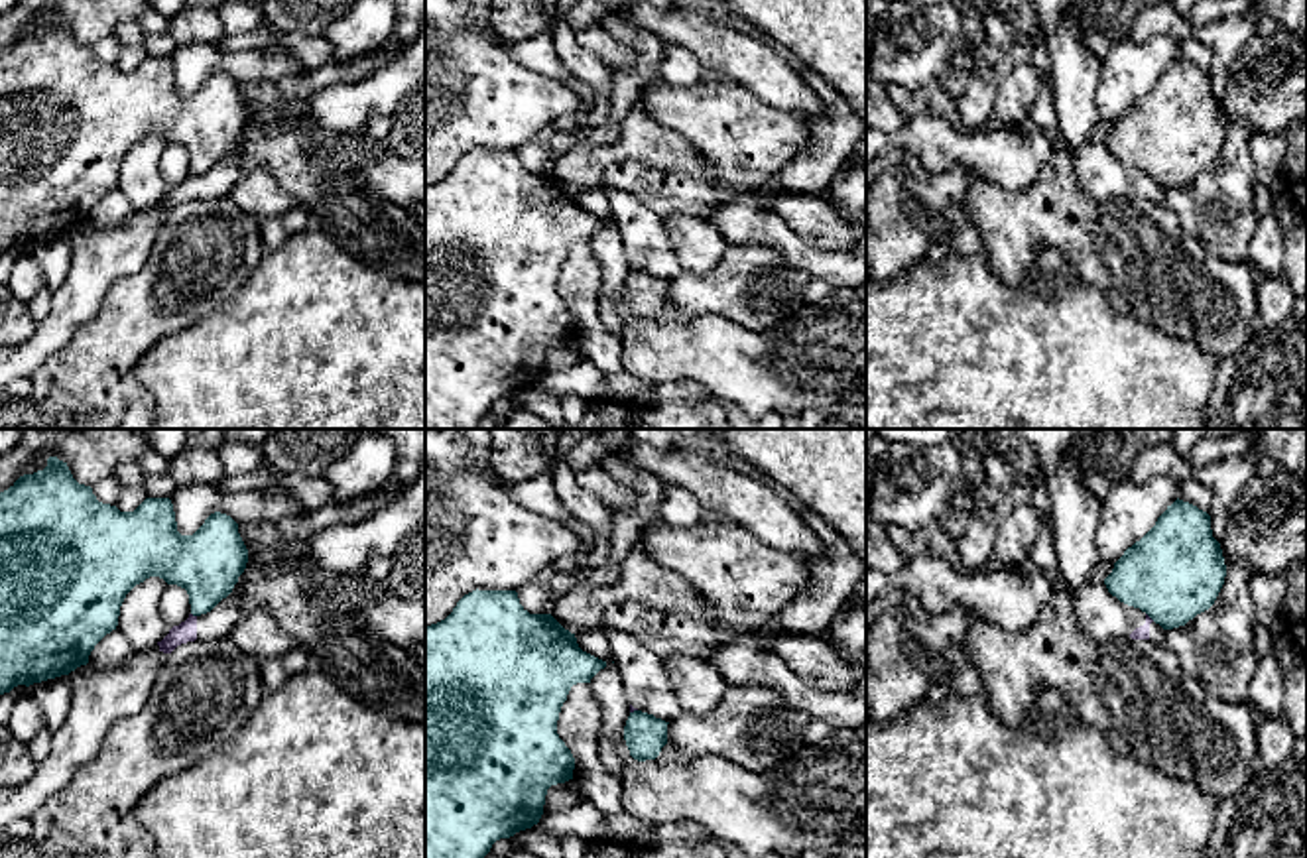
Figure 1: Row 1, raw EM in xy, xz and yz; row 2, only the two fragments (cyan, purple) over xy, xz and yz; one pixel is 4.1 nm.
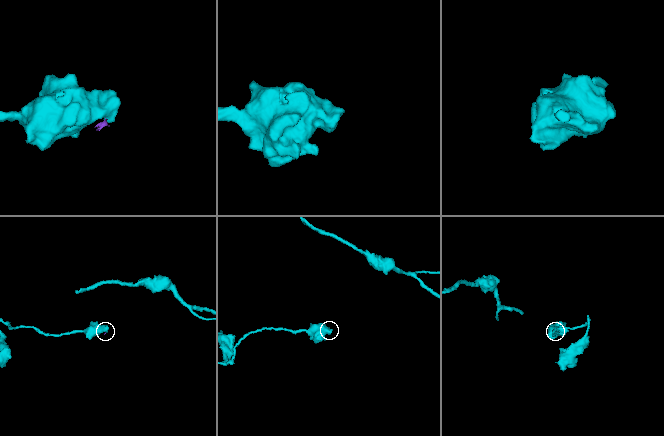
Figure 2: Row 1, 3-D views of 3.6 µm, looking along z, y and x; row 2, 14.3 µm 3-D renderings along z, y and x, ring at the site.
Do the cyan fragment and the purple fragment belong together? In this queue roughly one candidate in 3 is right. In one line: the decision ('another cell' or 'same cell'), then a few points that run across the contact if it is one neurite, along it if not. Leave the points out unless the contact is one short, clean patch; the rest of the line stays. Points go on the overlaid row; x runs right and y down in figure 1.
another cell | yz (1146, 612), (1154, 620)

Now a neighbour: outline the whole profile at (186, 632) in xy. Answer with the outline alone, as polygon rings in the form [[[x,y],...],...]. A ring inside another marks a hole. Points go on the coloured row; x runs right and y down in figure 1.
[[[246,575],[238,577],[232,592],[222,598],[211,612],[193,616],[179,626],[173,626],[169,634],[157,642],[159,651],[171,653],[177,645],[195,642],[195,640],[218,640],[226,638],[230,630],[236,626],[240,616],[240,596],[246,582]]]

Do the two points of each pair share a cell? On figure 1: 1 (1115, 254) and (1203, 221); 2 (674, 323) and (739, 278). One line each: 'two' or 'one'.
1: two
2: two

